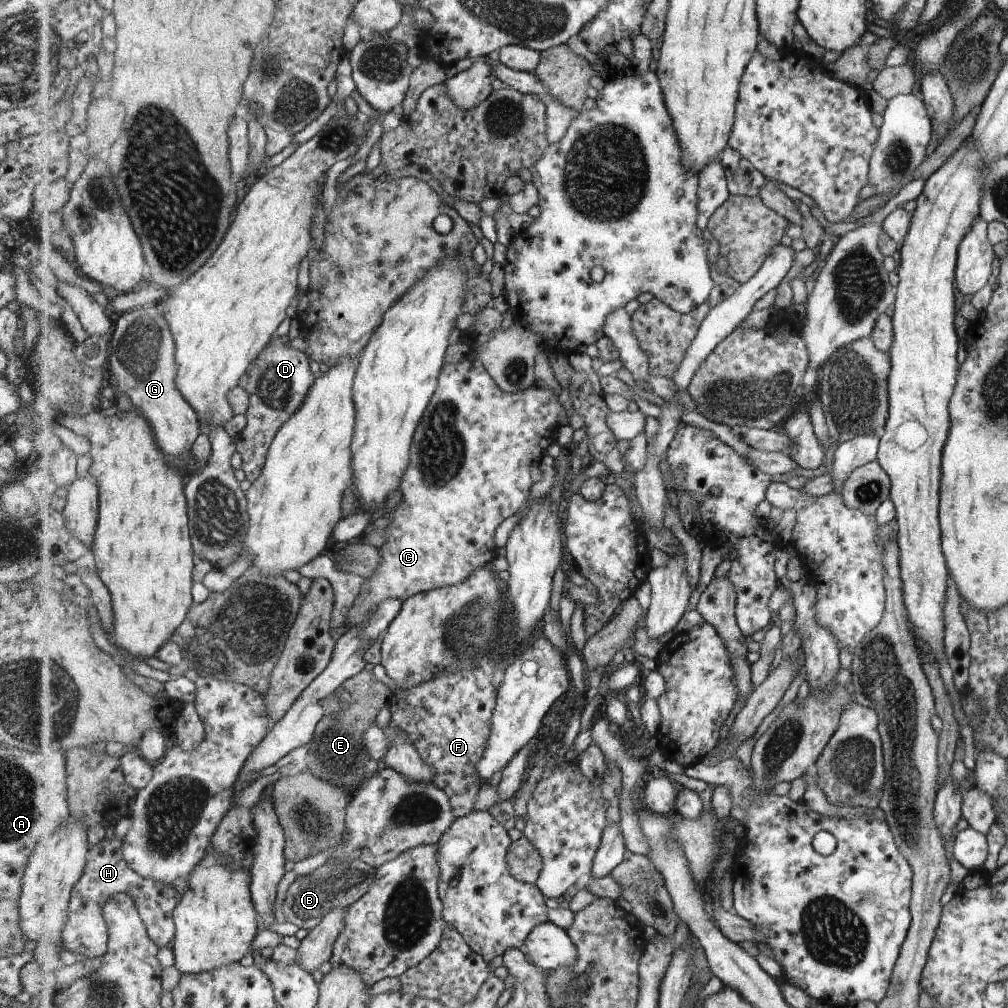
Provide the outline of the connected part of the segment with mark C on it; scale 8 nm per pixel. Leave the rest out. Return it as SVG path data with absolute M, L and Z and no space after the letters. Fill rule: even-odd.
M477 357L455 364L445 363L435 395L415 432L409 468L400 486L401 510L397 519L384 529L385 545L379 550L381 566L364 581L357 599L349 608L345 620L348 629L353 630L367 622L369 614L389 598L406 601L420 592L465 582L475 568L491 562L494 558L491 554L495 554L493 538L499 524L521 512L528 502L533 486L531 468L546 455L549 444L557 442L559 417L565 416L558 395L543 386L544 382L537 380L535 386L512 396L497 384ZM477 554L485 556L485 560L475 560Z

